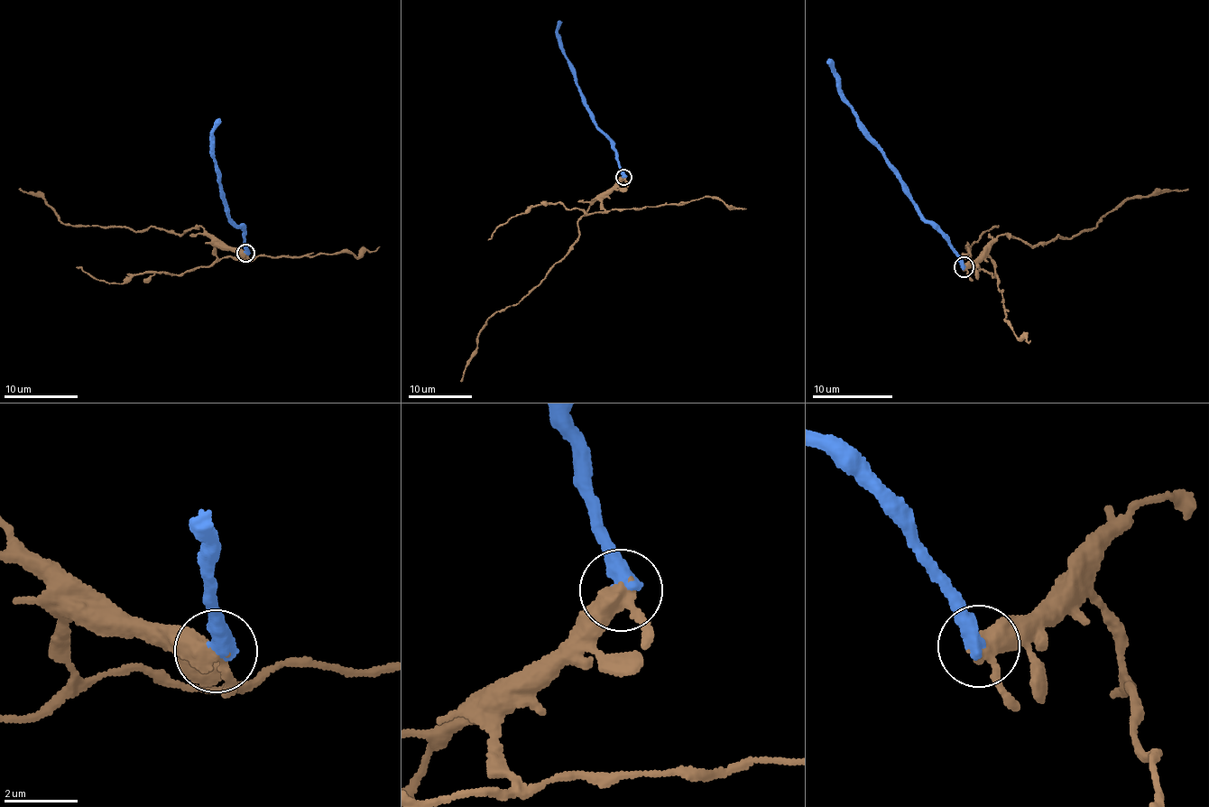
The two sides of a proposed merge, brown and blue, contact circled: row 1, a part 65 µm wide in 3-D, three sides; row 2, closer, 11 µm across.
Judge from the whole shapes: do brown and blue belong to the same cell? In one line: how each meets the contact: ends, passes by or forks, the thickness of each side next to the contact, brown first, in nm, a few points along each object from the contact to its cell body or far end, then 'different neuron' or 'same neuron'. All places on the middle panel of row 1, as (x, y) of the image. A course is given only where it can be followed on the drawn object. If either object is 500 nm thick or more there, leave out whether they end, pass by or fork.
420 nm thick on the brown side, 500 nm on the other; brown runs (623, 177), (590, 204), (577, 223), (576, 241), (545, 279), (517, 304), (489, 318), (460, 381); blue runs (623, 177), (616, 149), (591, 118), (581, 97), (558, 38), (557, 26), (558, 20); different neuron

